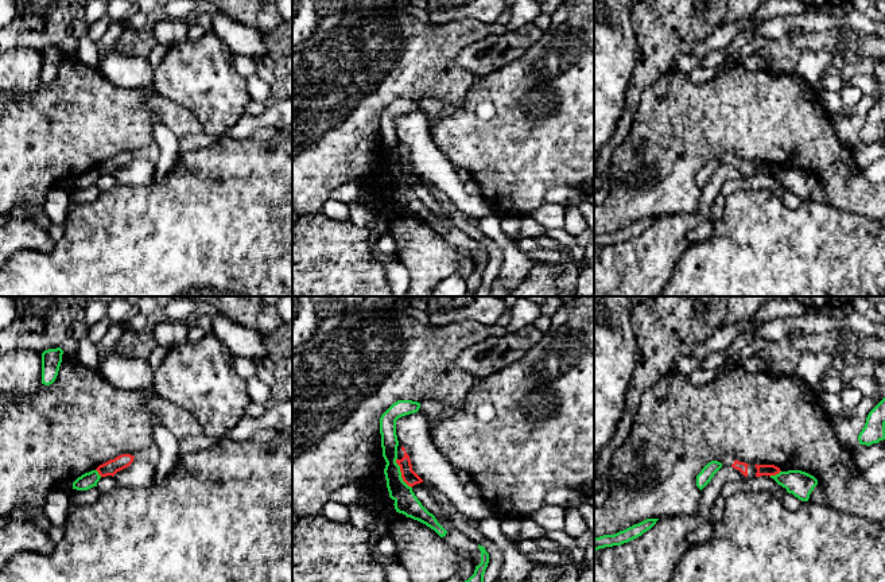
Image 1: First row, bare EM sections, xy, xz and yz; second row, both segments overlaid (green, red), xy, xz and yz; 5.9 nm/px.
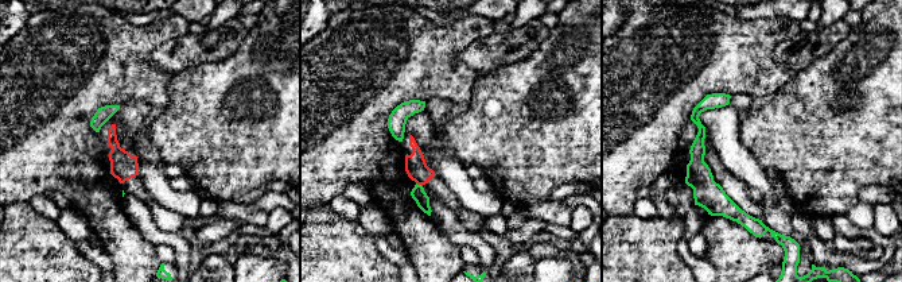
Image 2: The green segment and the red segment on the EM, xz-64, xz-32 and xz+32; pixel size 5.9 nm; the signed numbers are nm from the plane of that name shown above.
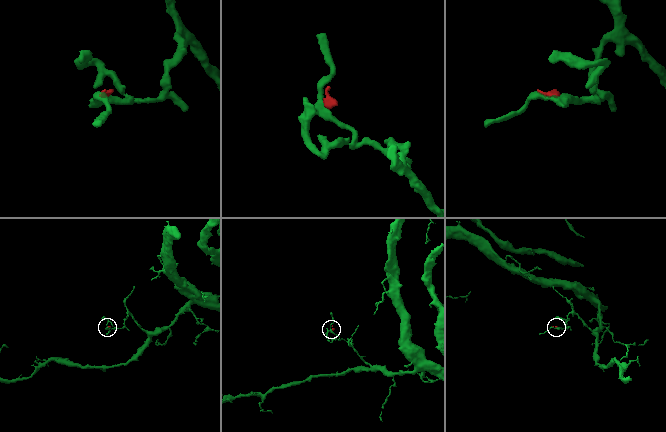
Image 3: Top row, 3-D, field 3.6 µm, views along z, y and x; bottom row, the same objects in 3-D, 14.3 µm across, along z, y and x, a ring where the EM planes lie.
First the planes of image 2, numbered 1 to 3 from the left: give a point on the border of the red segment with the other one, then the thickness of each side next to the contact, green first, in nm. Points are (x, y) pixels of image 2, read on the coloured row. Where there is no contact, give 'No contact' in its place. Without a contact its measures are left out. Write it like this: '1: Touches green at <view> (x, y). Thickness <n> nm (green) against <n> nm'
1: No contact
2: Touches green at xz-32 (419, 185). Thickness 90 nm (green) against 130 nm
3: No contact

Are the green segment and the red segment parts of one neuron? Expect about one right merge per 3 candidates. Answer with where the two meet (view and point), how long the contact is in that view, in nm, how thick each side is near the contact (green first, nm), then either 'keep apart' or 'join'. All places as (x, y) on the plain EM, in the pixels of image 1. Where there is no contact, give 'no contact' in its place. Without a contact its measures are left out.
meets green in xz at (400, 171); contact 200 nm long; 140 nm thick on the green side, 90 nm on the other; keep apart

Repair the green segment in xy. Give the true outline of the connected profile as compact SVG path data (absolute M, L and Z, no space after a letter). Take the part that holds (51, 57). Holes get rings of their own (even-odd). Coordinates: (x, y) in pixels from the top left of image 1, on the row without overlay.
M61 46L48 47L42 51L42 82L50 84L55 79L62 61Z

